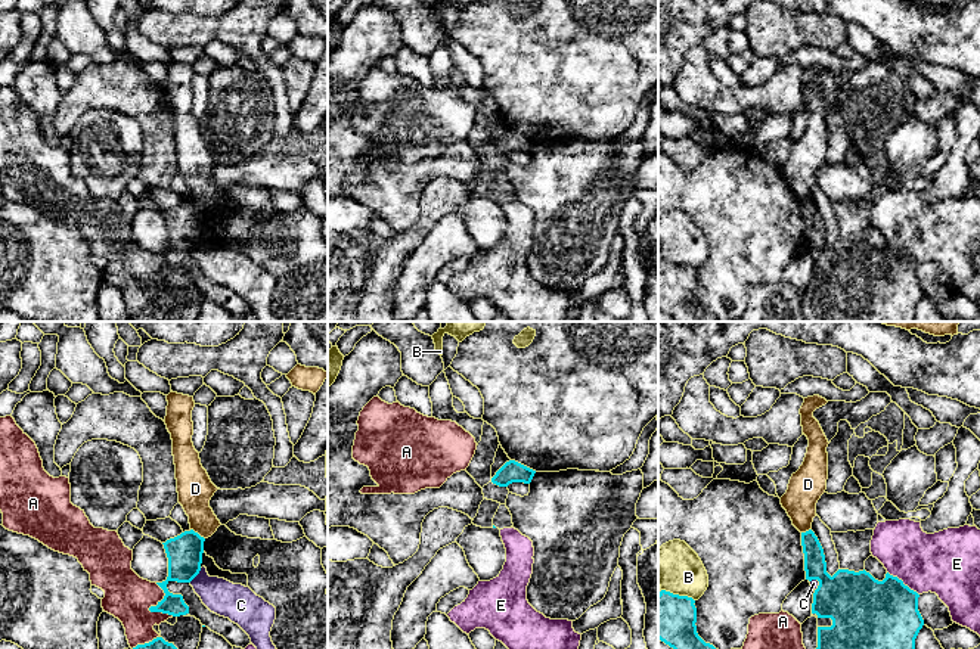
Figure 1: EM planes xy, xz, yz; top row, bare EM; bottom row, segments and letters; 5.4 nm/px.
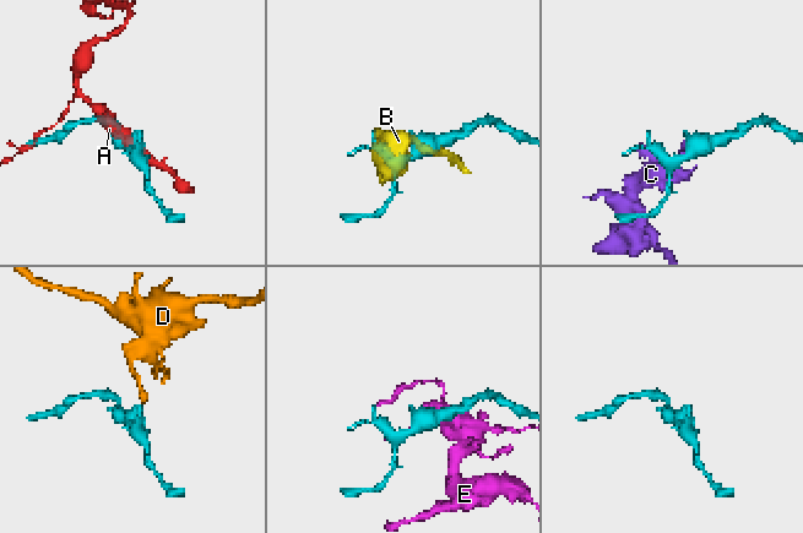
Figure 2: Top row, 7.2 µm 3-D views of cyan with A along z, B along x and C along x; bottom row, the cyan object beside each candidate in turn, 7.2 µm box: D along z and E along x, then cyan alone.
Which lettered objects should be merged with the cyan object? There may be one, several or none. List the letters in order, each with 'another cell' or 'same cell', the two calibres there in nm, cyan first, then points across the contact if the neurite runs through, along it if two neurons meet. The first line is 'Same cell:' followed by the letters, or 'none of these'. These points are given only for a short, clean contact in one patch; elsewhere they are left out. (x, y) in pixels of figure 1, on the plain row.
Same cell: none of these
A: another cell; 120 nm thick on the cyan side, 260 nm on the other
B: another cell; 260 nm thick on the cyan side, 240 nm on the other
C: another cell; 190 nm thick on the cyan side, 190 nm on the other
D: another cell; 190 nm thick on the cyan side, 190 nm on the other; border along xy (191, 198), (204, 208)
E: another cell; 440 nm thick on the cyan side, 340 nm on the other

